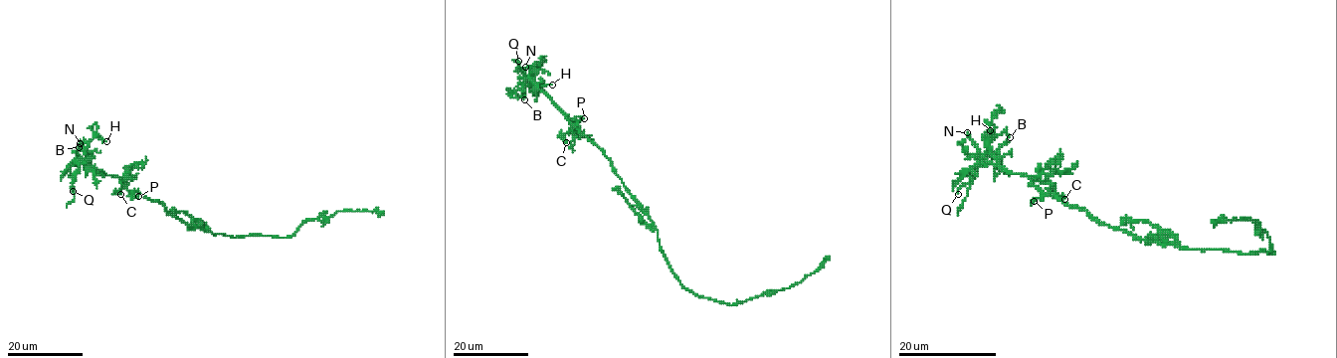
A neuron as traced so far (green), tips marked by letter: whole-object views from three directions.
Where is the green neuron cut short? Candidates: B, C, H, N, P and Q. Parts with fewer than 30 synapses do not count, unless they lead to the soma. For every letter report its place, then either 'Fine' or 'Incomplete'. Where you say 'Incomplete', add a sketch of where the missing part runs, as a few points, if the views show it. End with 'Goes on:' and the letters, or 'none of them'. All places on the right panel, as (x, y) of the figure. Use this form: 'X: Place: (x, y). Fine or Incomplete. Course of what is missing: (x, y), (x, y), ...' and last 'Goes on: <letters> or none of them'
B: Place: (1010, 137). Fine
C: Place: (1064, 199). Fine
H: Place: (990, 130). Fine
N: Place: (967, 132). Incomplete. Course of what is missing: (967, 132), (967, 126), (941, 101), (943, 70), (936, 25), (930, 11)
P: Place: (1034, 201). Fine
Q: Place: (958, 194). Fine
Goes on: N

